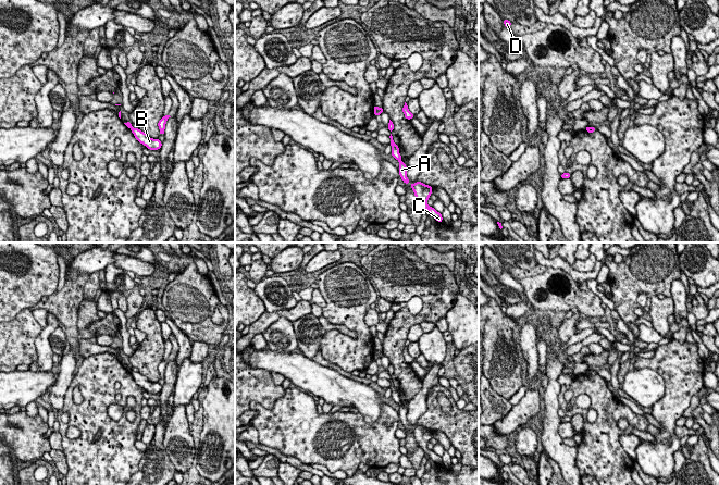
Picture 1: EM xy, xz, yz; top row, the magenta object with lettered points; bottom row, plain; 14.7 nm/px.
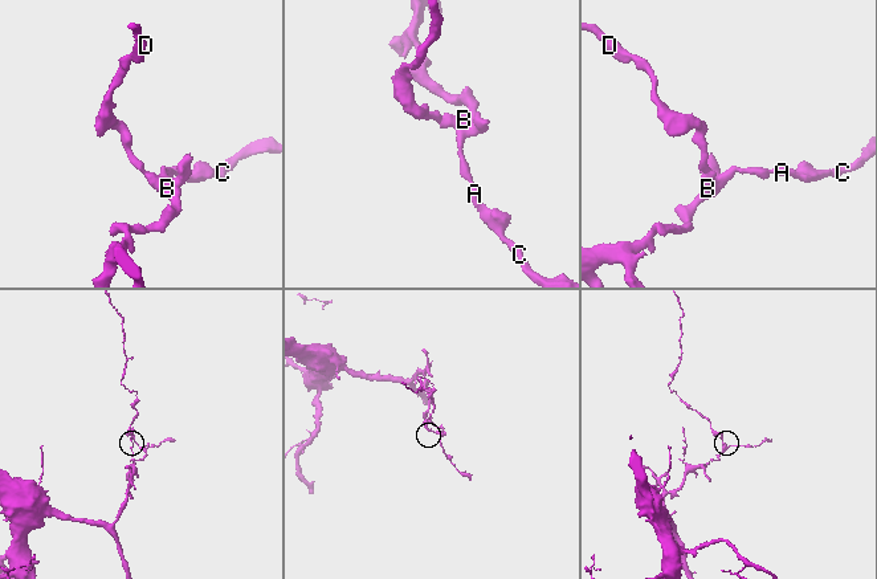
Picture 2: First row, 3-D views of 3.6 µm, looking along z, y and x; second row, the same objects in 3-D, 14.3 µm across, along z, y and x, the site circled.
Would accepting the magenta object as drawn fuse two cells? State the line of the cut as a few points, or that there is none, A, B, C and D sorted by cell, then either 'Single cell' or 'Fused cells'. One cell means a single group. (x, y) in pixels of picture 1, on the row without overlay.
Split along xz (376, 350), (374, 353). Groups: A B C / D. Fused cells

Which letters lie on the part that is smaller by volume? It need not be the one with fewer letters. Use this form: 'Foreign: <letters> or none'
Foreign: D

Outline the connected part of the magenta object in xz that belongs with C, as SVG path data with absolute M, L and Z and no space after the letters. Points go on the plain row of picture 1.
M391 377L391 389L392 396L391 398L399 405L399 419L405 427L409 427L414 436L416 442L419 444L419 447L423 449L425 453L430 456L430 458L437 464L443 465L442 457L437 456L433 450L427 449L427 443L432 438L433 431L425 428L421 425L417 425L414 427L410 427L407 421L407 409L401 405L401 399L399 397L398 389L394 386L393 380Z

